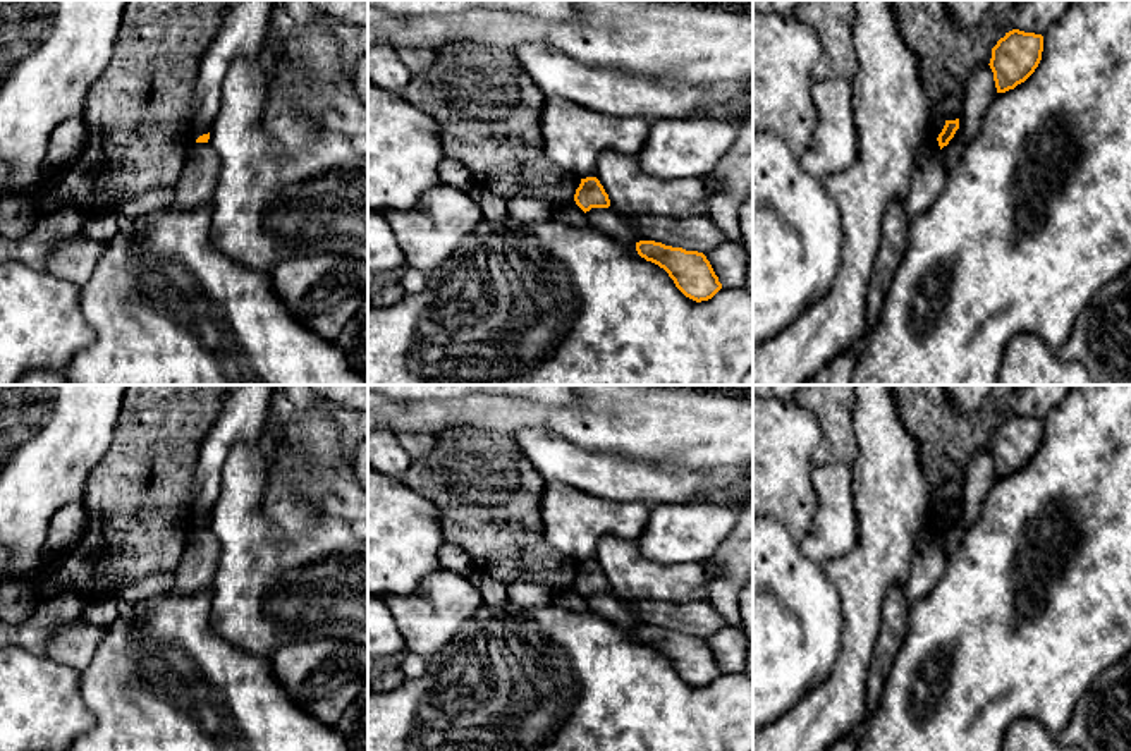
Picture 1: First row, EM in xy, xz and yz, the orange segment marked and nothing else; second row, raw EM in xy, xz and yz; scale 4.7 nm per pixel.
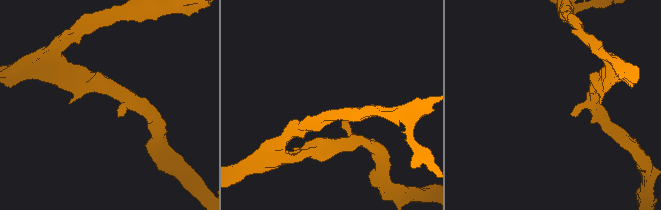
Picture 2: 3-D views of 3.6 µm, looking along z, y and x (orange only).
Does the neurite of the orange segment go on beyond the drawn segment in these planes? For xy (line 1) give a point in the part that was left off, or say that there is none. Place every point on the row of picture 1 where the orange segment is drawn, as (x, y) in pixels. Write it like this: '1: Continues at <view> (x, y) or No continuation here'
1: No continuation here

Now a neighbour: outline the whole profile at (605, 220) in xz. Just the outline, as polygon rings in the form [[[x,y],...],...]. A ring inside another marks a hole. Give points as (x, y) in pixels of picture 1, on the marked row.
[[[591,208],[586,211],[586,217],[593,229],[608,234],[624,244],[636,244],[641,241],[636,229],[608,208]]]

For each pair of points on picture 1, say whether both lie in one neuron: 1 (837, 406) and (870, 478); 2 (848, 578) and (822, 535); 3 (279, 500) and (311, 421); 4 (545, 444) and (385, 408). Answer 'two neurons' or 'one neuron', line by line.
1: two neurons
2: two neurons
3: one neuron
4: two neurons

